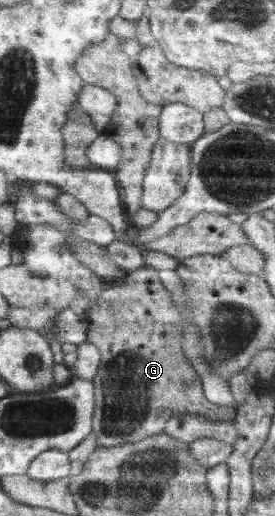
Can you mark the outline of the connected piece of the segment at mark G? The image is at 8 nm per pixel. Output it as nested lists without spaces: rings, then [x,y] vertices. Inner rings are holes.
[[[145,266],[126,272],[126,279],[118,287],[106,284],[91,307],[86,342],[94,344],[100,352],[100,363],[94,382],[95,409],[92,432],[99,447],[110,449],[125,443],[134,443],[164,432],[165,423],[174,415],[197,414],[209,420],[226,420],[230,408],[208,402],[200,376],[182,351],[182,316],[171,300],[171,293],[159,280],[157,271]]]

